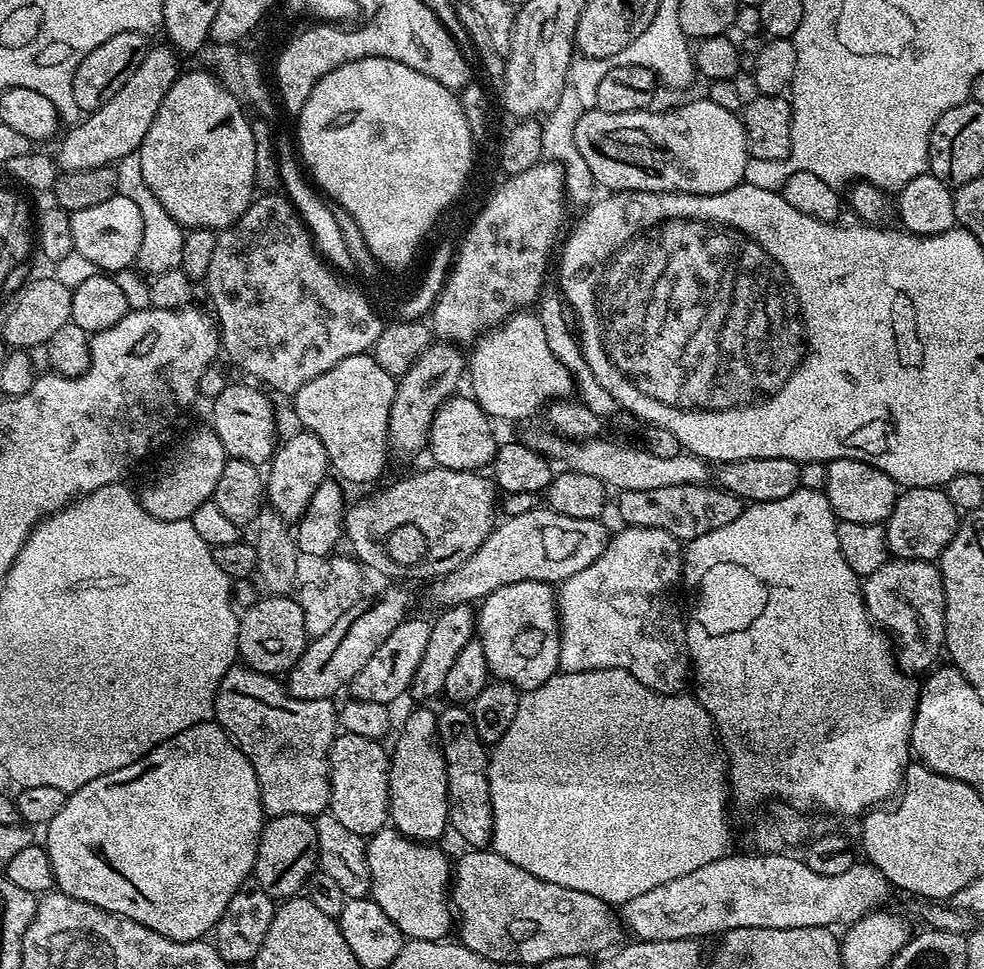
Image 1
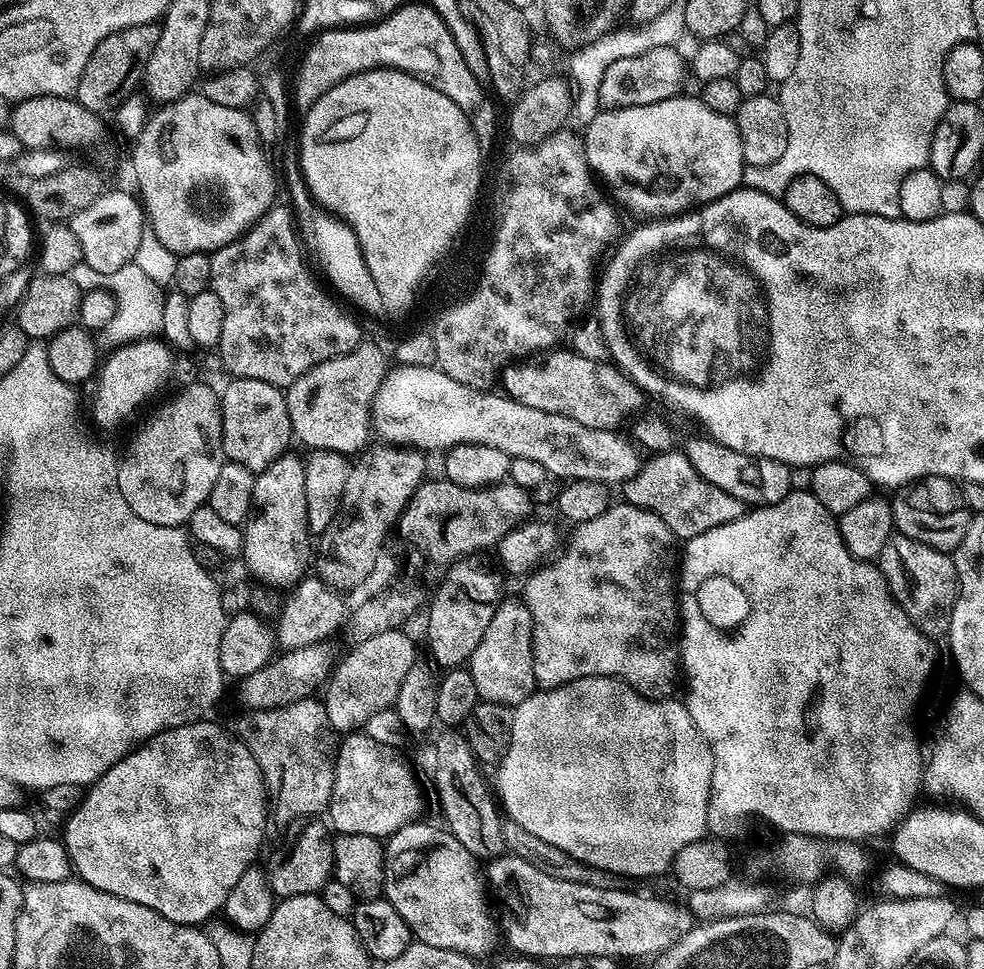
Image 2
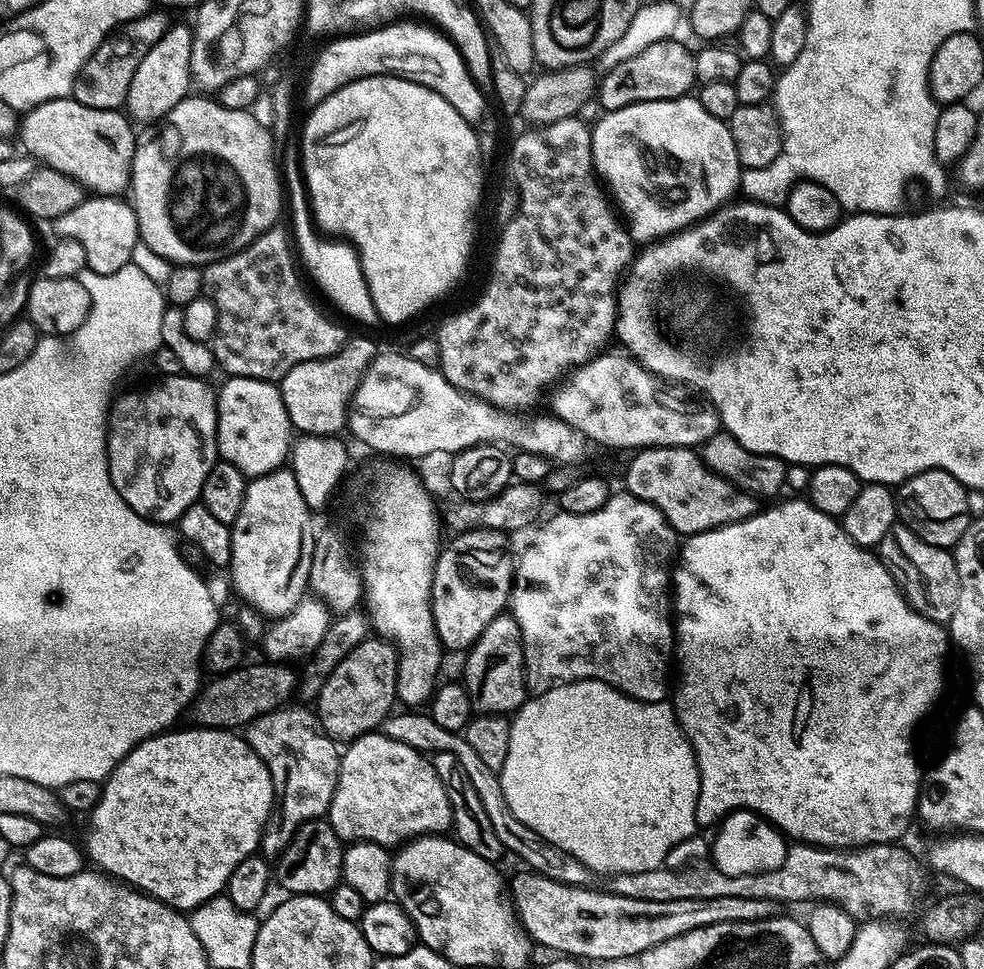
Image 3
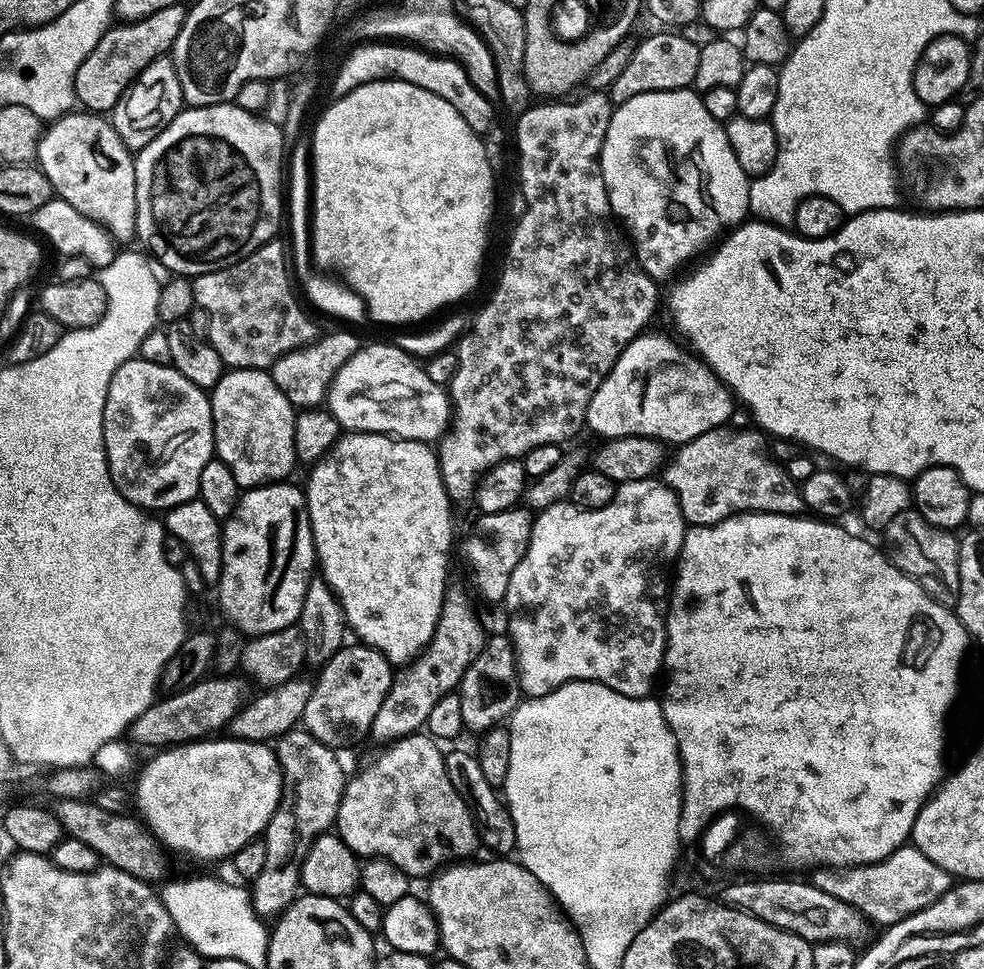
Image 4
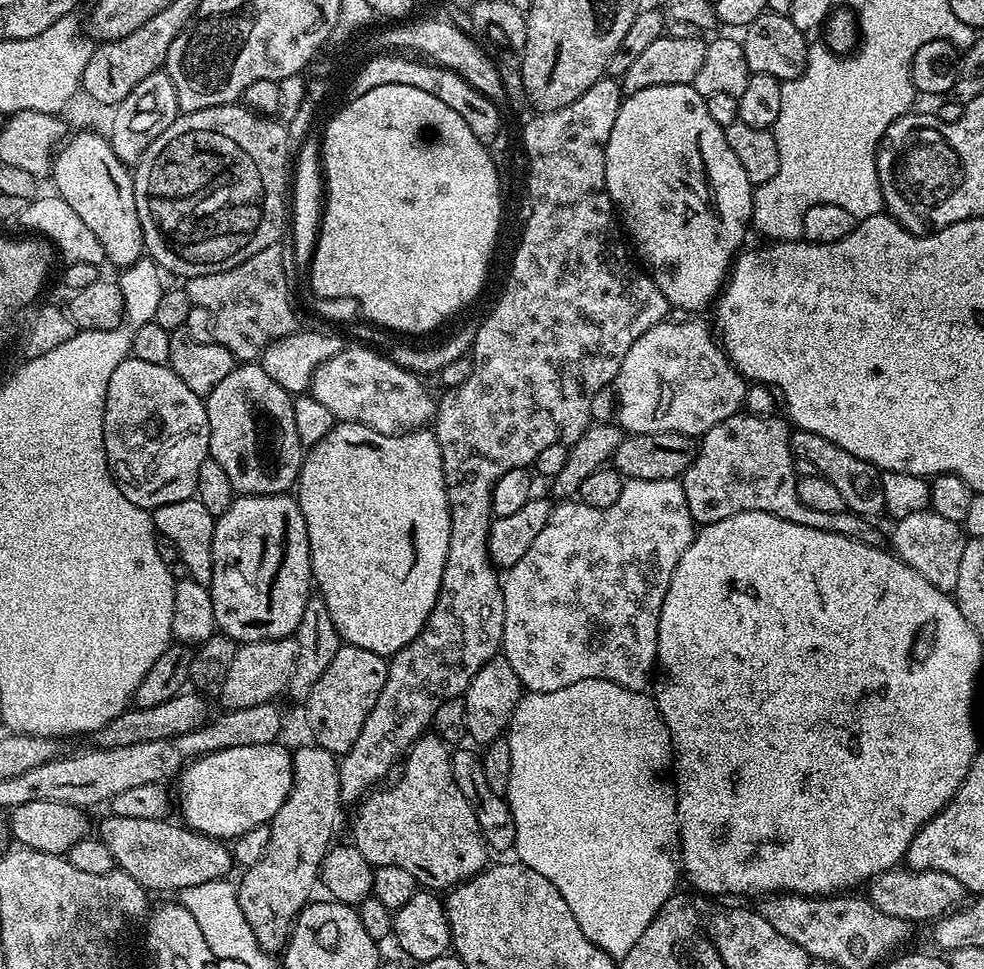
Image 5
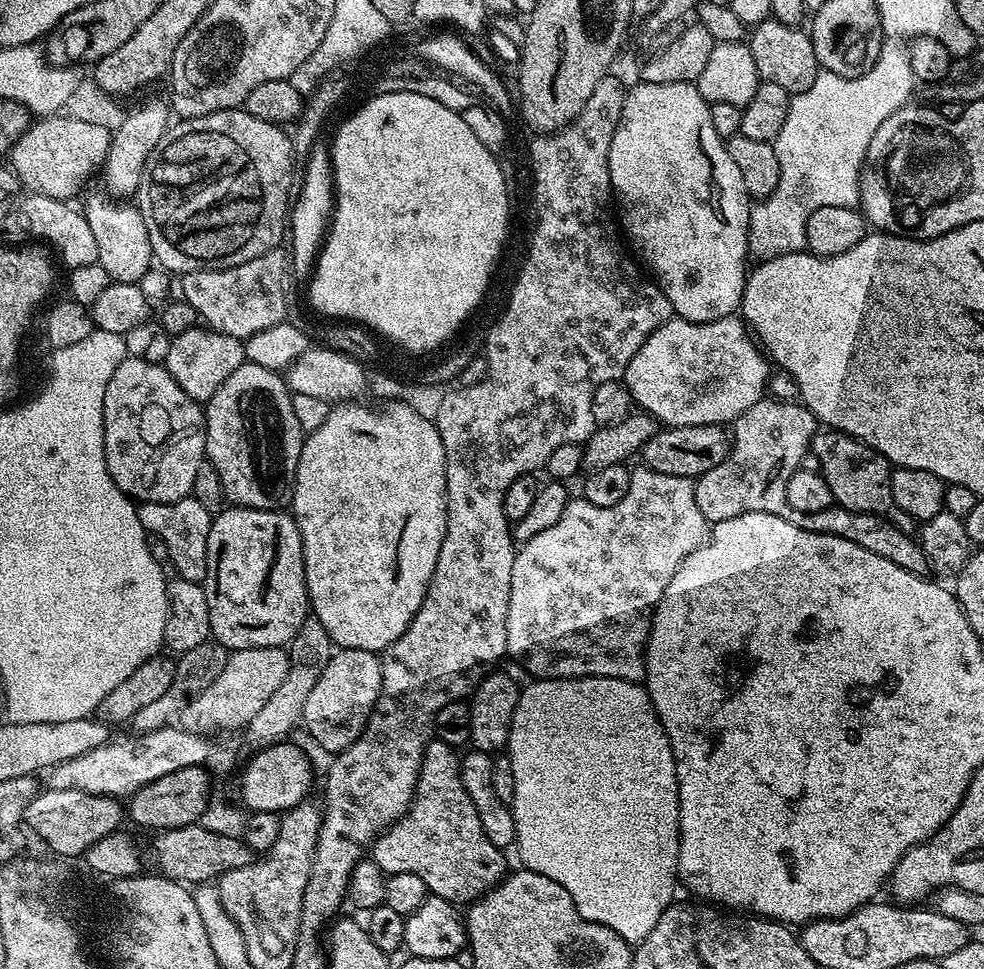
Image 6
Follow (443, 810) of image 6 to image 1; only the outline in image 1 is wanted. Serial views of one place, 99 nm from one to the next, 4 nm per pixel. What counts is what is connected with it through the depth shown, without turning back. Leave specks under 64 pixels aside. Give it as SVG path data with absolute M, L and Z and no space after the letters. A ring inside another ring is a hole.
M344 732L337 735L328 755L332 793L328 799L330 811L342 826L354 830L362 837L374 835L389 823L388 815L388 765L389 753L378 740L358 738L358 734Z

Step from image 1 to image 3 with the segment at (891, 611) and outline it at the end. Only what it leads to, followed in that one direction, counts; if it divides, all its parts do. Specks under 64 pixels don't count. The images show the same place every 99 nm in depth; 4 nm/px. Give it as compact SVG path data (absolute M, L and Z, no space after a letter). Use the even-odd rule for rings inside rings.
M895 523L892 531L878 545L878 555L887 566L888 572L900 585L908 598L908 603L935 624L947 625L958 606L958 566L955 555L947 548L930 546L930 542L922 542L914 530L902 523Z

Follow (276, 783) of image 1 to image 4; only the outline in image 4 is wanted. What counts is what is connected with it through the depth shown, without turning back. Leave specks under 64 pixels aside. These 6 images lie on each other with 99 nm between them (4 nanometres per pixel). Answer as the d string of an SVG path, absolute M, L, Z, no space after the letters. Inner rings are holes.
M293 730L285 733L275 741L276 761L280 764L280 772L284 775L284 791L280 794L280 805L274 810L267 828L262 833L262 843L266 850L266 866L258 878L251 881L250 891L253 906L261 917L279 914L296 899L300 882L300 861L308 852L308 847L320 836L325 835L335 825L338 806L342 802L342 794L346 783L346 771L340 765L337 749L328 748L318 738L314 738L307 730Z

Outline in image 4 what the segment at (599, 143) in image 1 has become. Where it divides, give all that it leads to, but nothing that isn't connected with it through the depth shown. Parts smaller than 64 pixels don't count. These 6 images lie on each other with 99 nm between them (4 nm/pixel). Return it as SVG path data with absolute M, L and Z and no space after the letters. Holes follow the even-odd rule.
M679 88L669 92L647 92L615 105L612 109L610 126L606 130L606 138L602 142L600 169L602 170L604 185L608 191L608 201L612 207L613 217L626 229L630 243L636 253L636 260L642 266L642 270L657 282L663 282L671 272L678 271L687 260L693 259L692 261L695 261L705 251L703 248L708 243L711 245L725 230L731 230L745 223L746 217L749 215L750 190L748 185L750 177L744 173L742 166L738 166L738 158L734 158L734 150L730 146L730 138L726 138L724 124L715 120L707 112L703 95L692 88Z

